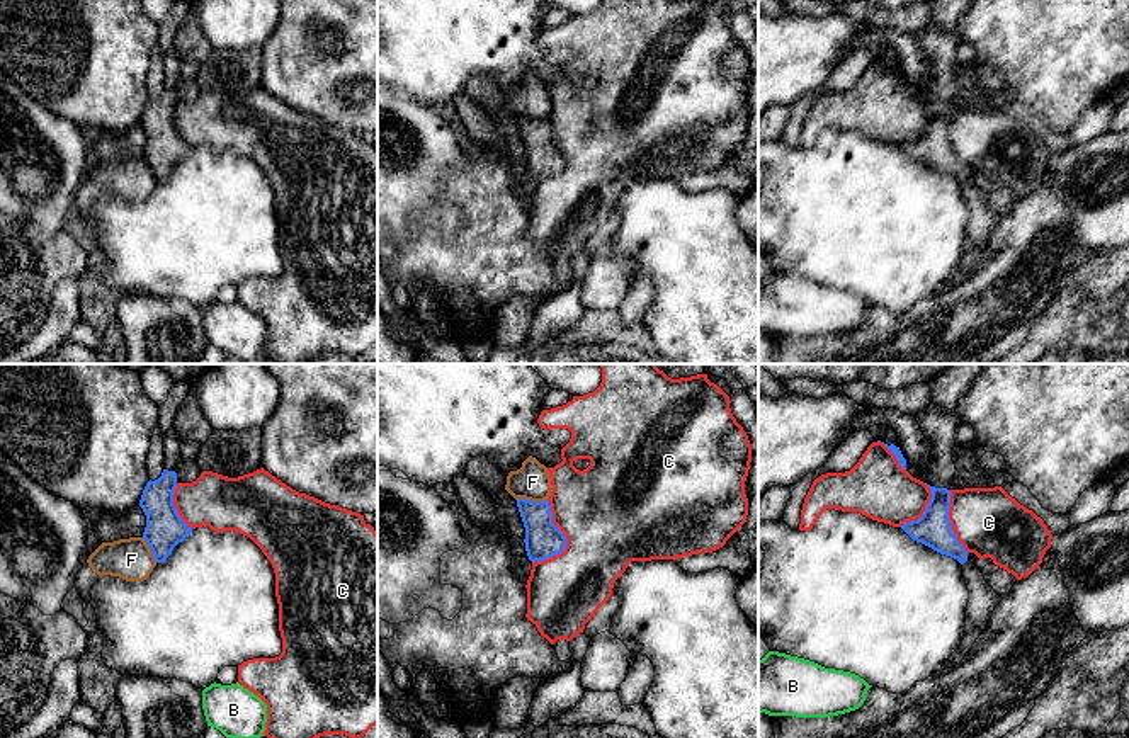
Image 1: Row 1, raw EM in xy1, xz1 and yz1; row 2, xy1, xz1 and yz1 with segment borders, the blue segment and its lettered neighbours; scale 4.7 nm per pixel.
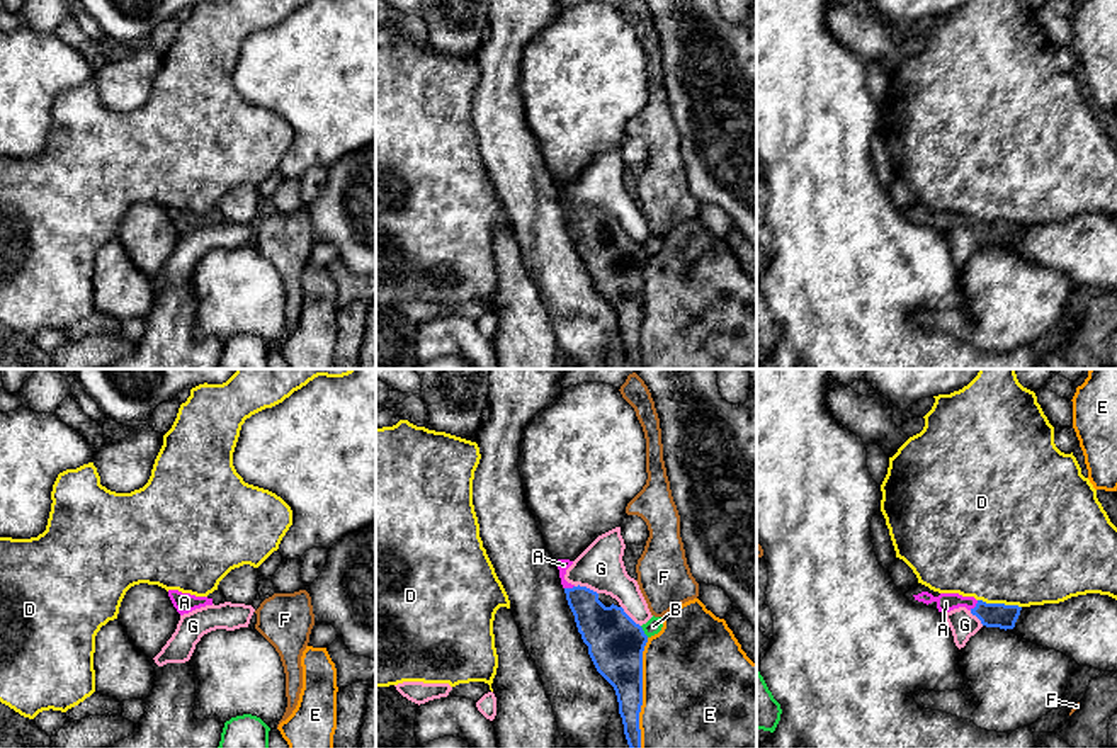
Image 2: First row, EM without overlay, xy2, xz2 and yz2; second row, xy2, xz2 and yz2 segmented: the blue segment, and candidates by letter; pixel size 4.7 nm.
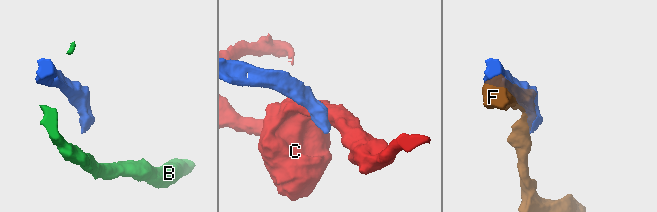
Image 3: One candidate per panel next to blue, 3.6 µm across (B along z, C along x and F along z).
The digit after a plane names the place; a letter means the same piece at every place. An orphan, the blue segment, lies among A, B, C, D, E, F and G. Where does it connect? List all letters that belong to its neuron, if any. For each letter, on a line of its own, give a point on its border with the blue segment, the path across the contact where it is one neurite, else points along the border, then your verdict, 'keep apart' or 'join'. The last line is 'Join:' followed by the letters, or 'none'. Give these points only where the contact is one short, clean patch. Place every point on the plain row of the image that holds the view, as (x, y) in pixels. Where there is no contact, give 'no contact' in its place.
A: meets blue in yz2 at (976, 225); runs through yz2 (1002, 235), (992, 235), (976, 225), (946, 221); join
B: meets blue in xz2 at (643, 250); border along xz2 (640, 245), (648, 255); keep apart
C: meets blue in xz1 at (565, 160); keep apart
D: meets blue in yz2 at (1000, 223); border along yz2 (978, 218), (1017, 223), (1020, 226); keep apart
E: meets blue in xz2 at (641, 313); keep apart
F: meets blue in xz1 at (533, 121); keep apart
G: meets blue in xz2 at (585, 206); border along xz2 (575, 204), (585, 204), (597, 213); keep apart
Join: A

